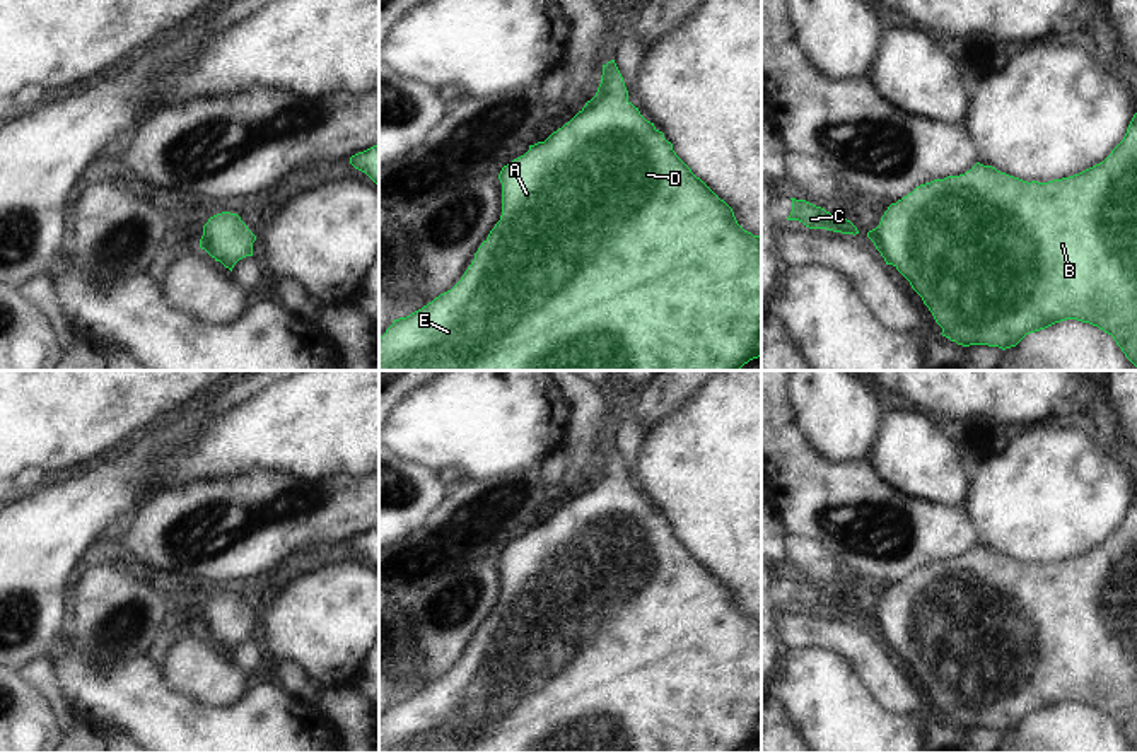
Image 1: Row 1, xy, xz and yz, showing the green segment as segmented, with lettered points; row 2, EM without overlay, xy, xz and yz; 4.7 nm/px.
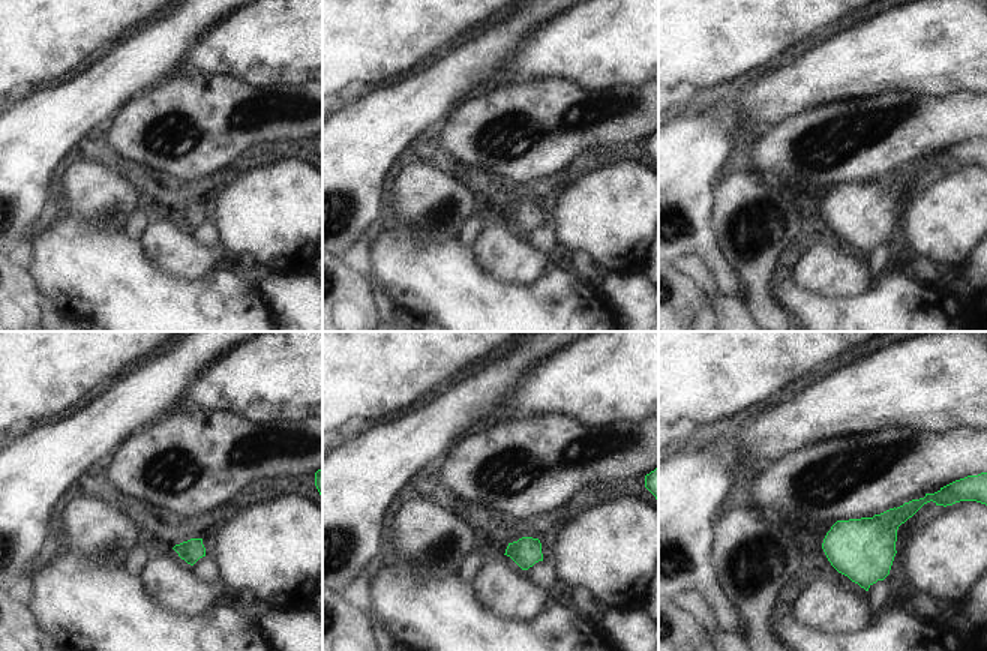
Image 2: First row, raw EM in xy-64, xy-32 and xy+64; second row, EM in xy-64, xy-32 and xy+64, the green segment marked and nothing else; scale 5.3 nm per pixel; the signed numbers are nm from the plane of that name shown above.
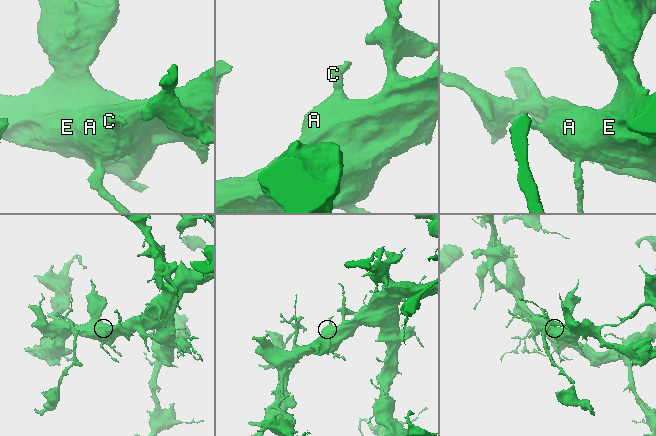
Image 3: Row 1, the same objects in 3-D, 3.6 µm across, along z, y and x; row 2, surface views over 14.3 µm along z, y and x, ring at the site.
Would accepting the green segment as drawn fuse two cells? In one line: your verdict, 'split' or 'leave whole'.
leave whole

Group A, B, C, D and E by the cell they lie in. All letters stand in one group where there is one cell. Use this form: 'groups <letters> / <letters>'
groups A B C D E

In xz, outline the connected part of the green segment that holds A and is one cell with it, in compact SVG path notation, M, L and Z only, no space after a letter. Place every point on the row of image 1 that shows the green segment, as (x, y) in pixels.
M615 60L603 65L601 84L596 96L545 142L529 145L524 155L504 166L499 179L502 183L500 220L481 242L475 253L475 260L451 290L440 294L410 316L393 321L379 338L379 371L739 371L749 360L761 357L761 236L753 236L738 224L732 208L691 172L673 150L673 143L664 138L664 133L659 131L654 123L647 121L638 108L628 101L628 90Z

